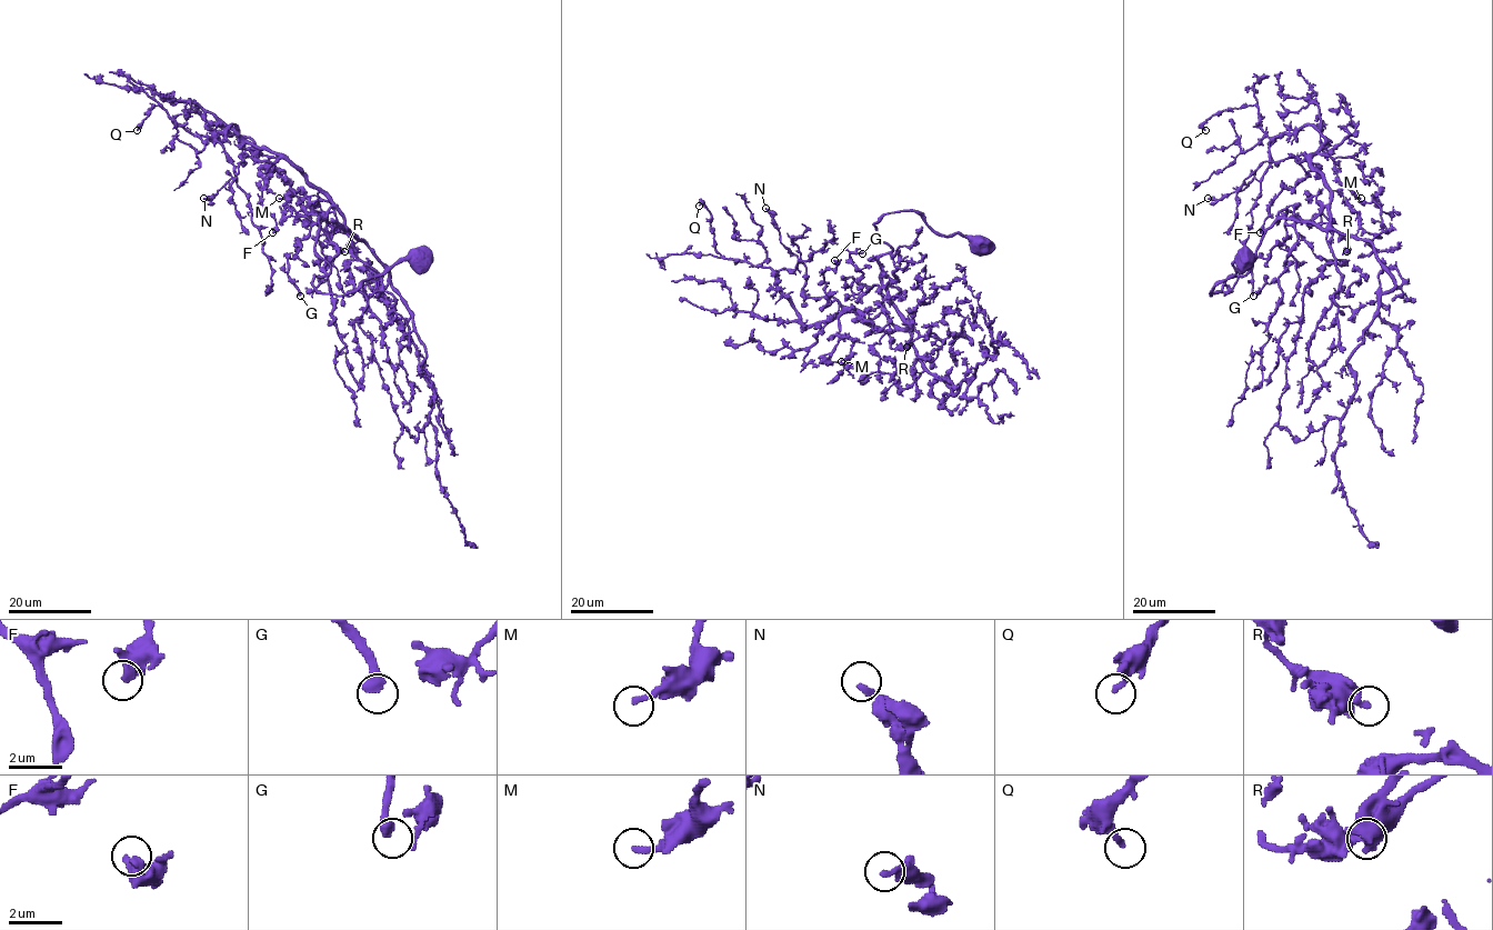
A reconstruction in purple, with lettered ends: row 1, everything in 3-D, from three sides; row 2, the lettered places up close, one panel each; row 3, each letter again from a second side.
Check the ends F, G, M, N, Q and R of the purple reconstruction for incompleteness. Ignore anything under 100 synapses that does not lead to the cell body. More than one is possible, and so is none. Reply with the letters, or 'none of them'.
none of them

